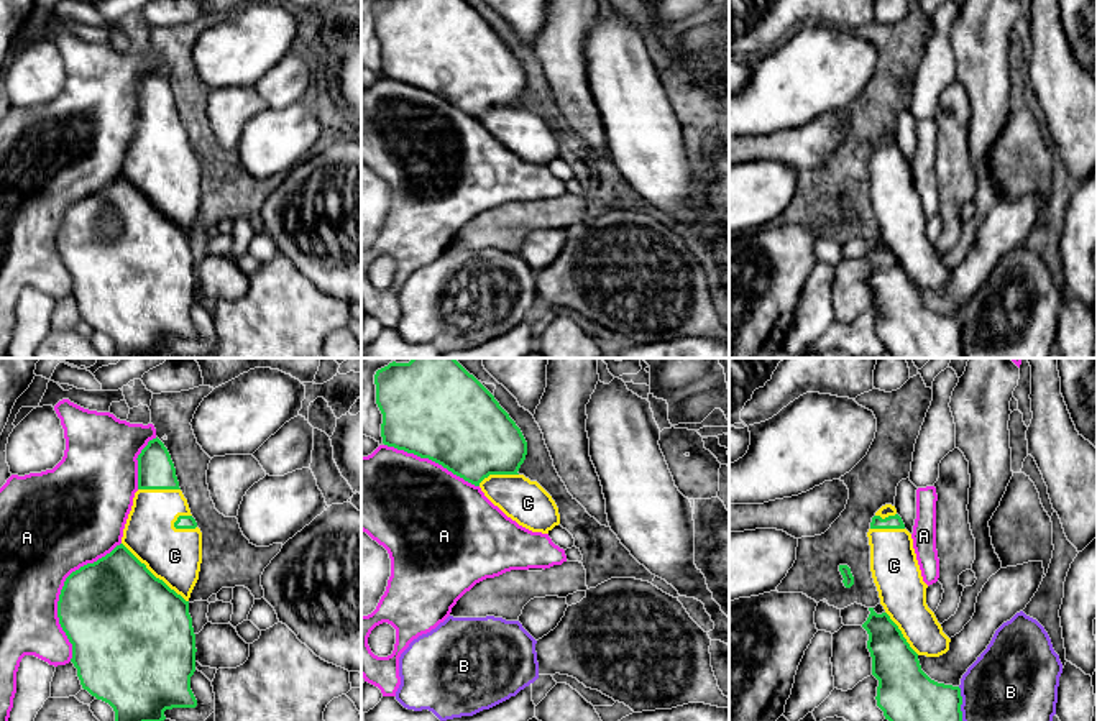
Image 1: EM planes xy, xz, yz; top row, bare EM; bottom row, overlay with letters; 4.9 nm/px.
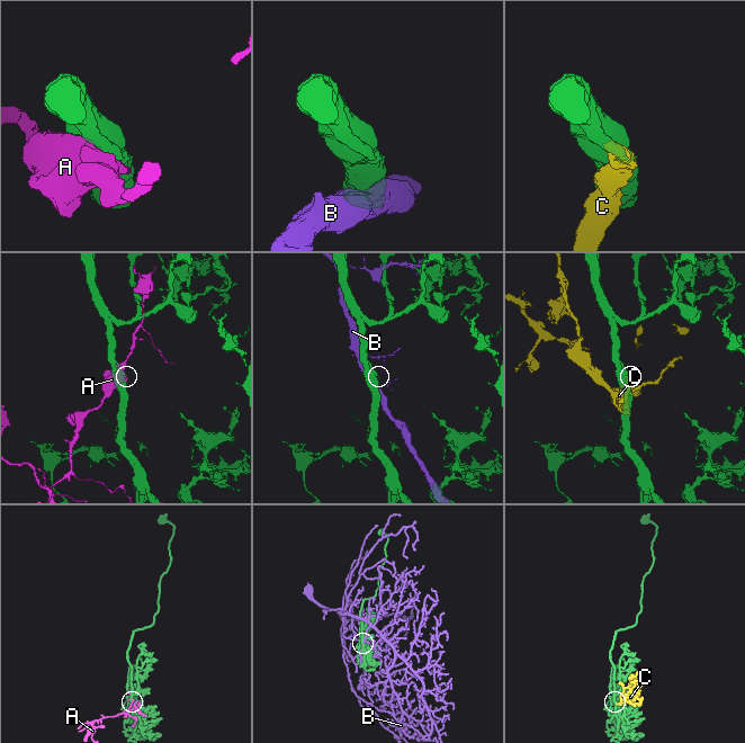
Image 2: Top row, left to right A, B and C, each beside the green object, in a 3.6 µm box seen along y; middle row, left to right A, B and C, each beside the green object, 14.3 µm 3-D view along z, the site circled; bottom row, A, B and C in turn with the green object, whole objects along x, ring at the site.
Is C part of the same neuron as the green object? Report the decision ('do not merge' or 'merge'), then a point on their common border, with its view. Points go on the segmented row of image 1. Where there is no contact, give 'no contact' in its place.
merge | xy (153, 575)

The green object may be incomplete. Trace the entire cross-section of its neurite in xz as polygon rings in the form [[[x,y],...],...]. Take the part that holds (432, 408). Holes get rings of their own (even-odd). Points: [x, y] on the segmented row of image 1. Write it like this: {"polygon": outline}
{"polygon": [[[412,358],[389,363],[374,374],[376,404],[383,414],[383,443],[429,458],[465,481],[480,486],[484,496],[519,526],[548,534],[560,524],[552,496],[519,468],[527,442],[494,396],[455,358]]]}

